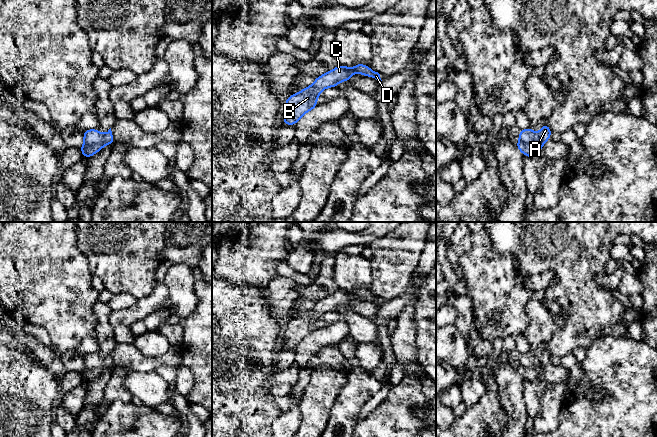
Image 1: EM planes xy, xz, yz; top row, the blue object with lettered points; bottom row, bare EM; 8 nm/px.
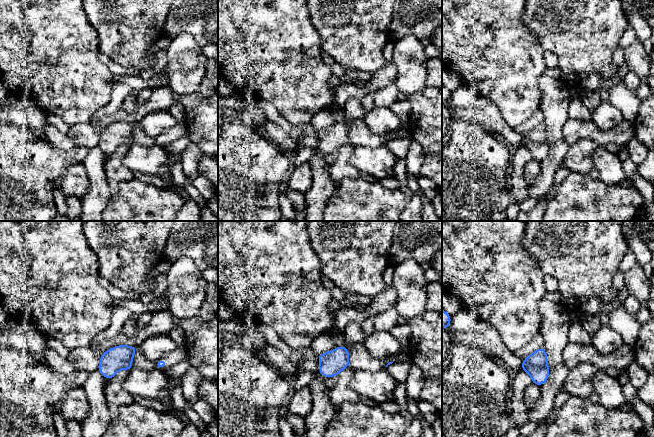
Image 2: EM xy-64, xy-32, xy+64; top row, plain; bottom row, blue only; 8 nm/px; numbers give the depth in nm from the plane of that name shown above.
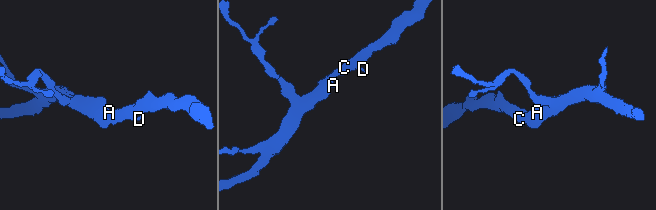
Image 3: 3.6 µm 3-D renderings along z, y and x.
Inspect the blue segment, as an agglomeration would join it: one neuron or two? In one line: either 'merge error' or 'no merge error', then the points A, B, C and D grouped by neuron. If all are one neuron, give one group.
no merge error; A B C D

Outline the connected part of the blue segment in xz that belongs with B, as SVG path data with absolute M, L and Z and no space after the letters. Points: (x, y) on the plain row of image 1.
M358 287L353 292L338 289L333 294L315 302L309 311L302 313L299 317L292 318L284 326L285 338L283 347L295 350L297 345L307 336L317 330L317 322L323 313L337 311L340 305L349 305L354 297L360 297L367 301L373 301L381 306L380 298L371 294L368 290Z

